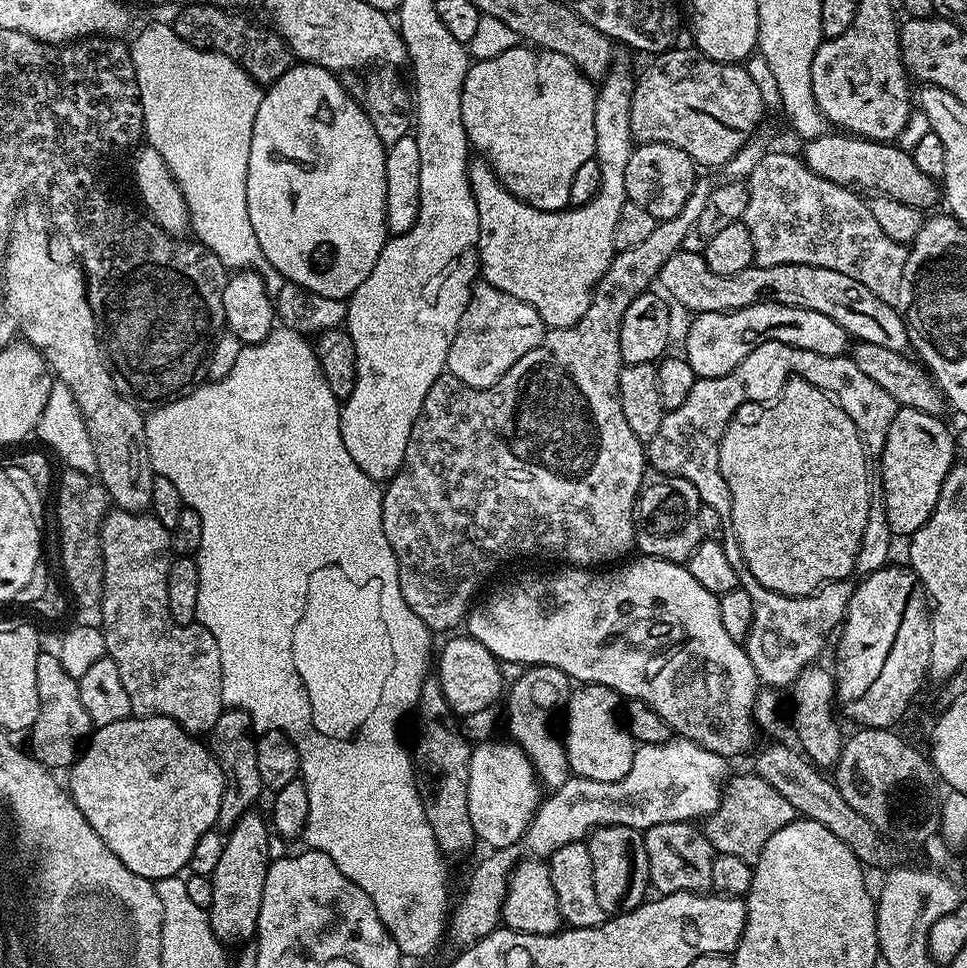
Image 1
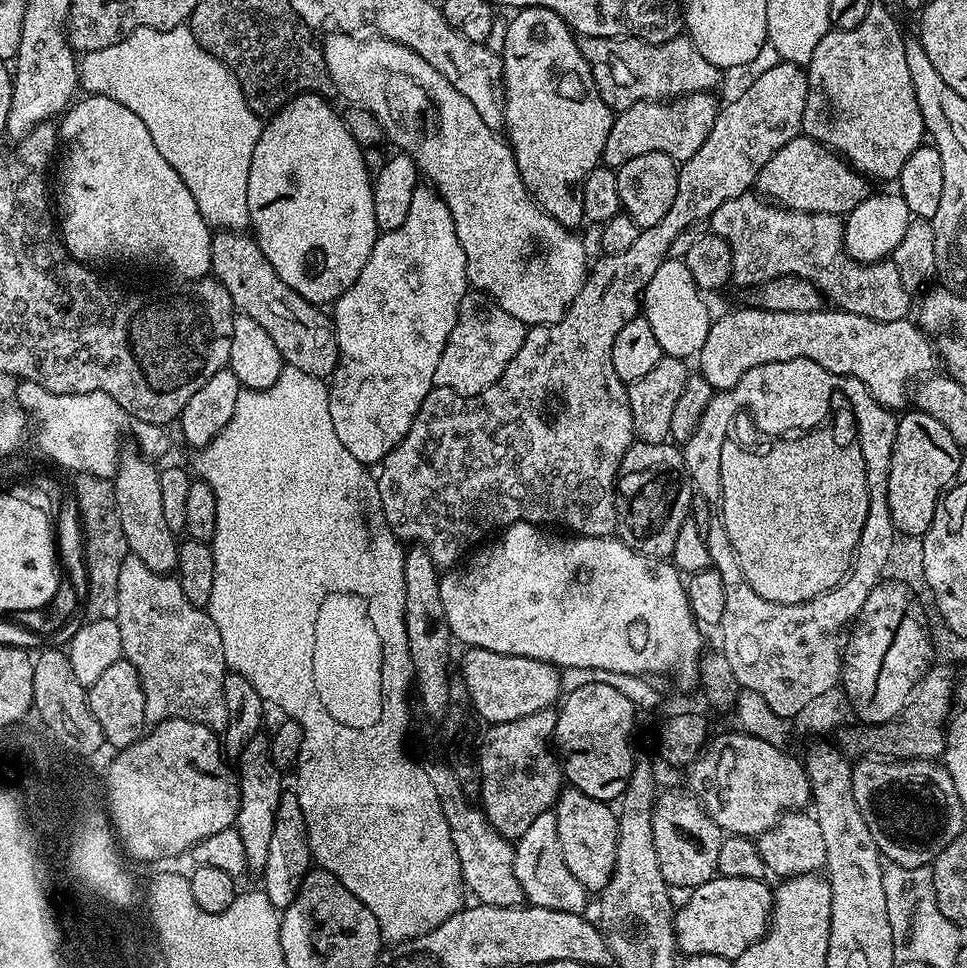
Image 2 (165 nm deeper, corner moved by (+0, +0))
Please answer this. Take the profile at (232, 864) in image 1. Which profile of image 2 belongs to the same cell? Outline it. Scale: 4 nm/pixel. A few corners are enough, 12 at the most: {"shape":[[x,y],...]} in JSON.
{"shape":[[269,737],[238,757],[235,830],[247,871],[263,873],[286,791]]}

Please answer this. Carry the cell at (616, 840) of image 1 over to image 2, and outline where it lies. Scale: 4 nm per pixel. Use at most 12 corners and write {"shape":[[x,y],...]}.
{"shape":[[568,786],[554,811],[562,862],[589,894],[618,858],[617,809]]}

